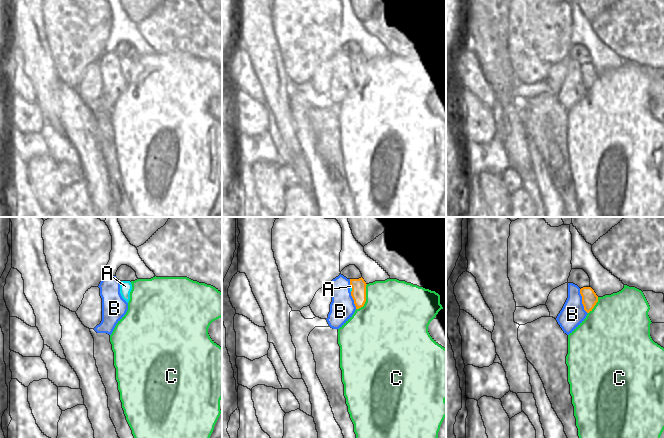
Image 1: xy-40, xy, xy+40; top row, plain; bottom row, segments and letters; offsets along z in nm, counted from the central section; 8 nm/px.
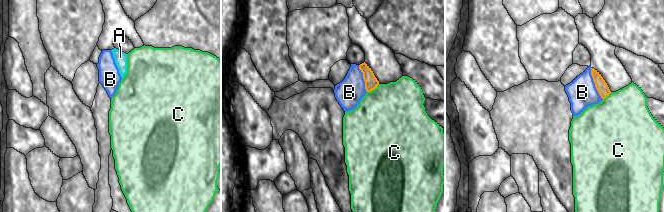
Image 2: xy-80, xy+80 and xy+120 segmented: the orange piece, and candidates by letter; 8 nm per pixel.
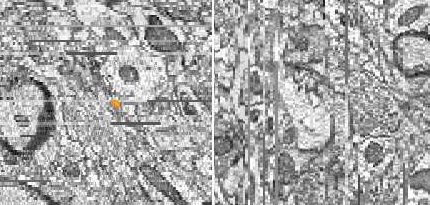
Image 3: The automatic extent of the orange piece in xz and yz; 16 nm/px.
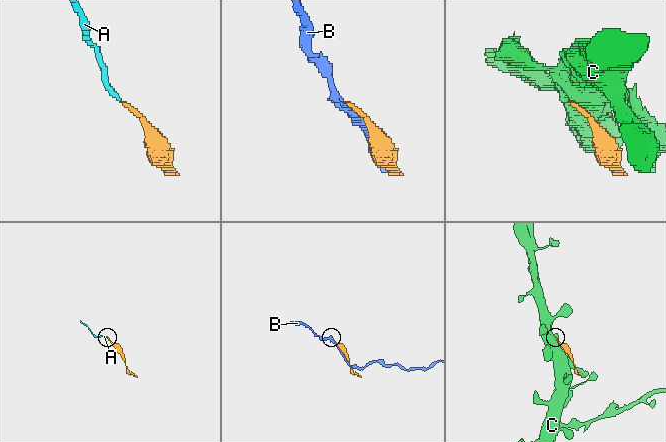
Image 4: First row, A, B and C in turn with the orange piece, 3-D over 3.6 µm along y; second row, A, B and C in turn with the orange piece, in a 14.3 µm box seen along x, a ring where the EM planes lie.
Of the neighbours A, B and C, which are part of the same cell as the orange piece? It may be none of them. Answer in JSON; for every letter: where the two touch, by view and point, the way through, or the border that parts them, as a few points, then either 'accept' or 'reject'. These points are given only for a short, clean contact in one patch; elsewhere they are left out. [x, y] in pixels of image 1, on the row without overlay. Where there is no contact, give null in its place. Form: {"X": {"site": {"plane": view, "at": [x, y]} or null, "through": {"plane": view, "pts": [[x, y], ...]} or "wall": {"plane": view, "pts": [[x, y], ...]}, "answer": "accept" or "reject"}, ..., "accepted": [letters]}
{"A": {"site": {"plane": "xy", "at": [352, 65]}, "through": {"plane": "xy", "pts": [[358, 69], [352, 65], [350, 62]]}, "answer": "accept"}, "B": {"site": {"plane": "xy+40", "at": [582, 77]}, "answer": "reject"}, "C": {"site": {"plane": "xy", "at": [365, 74]}, "answer": "reject"}, "accepted": ["A"]}

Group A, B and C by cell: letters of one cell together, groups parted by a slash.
A / B / C

